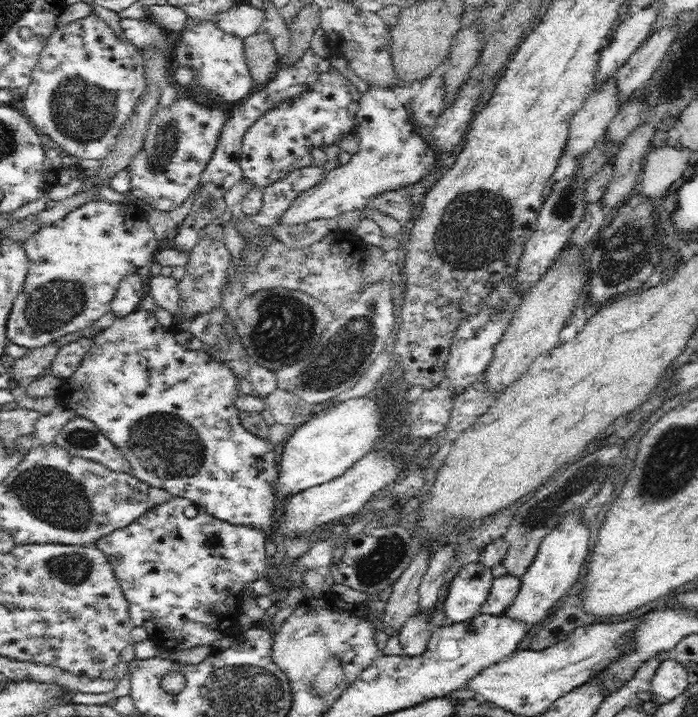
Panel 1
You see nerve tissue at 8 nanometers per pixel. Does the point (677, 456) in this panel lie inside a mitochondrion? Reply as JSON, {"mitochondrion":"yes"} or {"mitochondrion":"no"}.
{"mitochondrion":"yes"}

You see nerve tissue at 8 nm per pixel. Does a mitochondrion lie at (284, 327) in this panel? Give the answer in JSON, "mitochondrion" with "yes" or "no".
{"mitochondrion":"yes"}

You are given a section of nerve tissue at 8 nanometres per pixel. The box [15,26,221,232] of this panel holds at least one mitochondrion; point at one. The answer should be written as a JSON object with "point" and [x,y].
{"point":[82,109]}

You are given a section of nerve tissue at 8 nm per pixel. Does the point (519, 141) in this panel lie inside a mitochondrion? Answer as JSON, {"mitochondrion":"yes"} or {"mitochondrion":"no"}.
{"mitochondrion":"no"}

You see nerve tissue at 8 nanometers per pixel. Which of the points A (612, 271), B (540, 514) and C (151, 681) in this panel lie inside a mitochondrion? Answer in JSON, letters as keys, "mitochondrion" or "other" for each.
{"A":"mitochondrion","B":"mitochondrion","C":"other"}

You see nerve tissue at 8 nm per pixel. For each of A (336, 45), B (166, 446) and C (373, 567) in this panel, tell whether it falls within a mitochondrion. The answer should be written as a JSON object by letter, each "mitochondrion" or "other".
{"A":"other","B":"mitochondrion","C":"mitochondrion"}

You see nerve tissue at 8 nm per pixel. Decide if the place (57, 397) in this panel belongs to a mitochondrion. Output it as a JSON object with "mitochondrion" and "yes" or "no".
{"mitochondrion":"no"}

